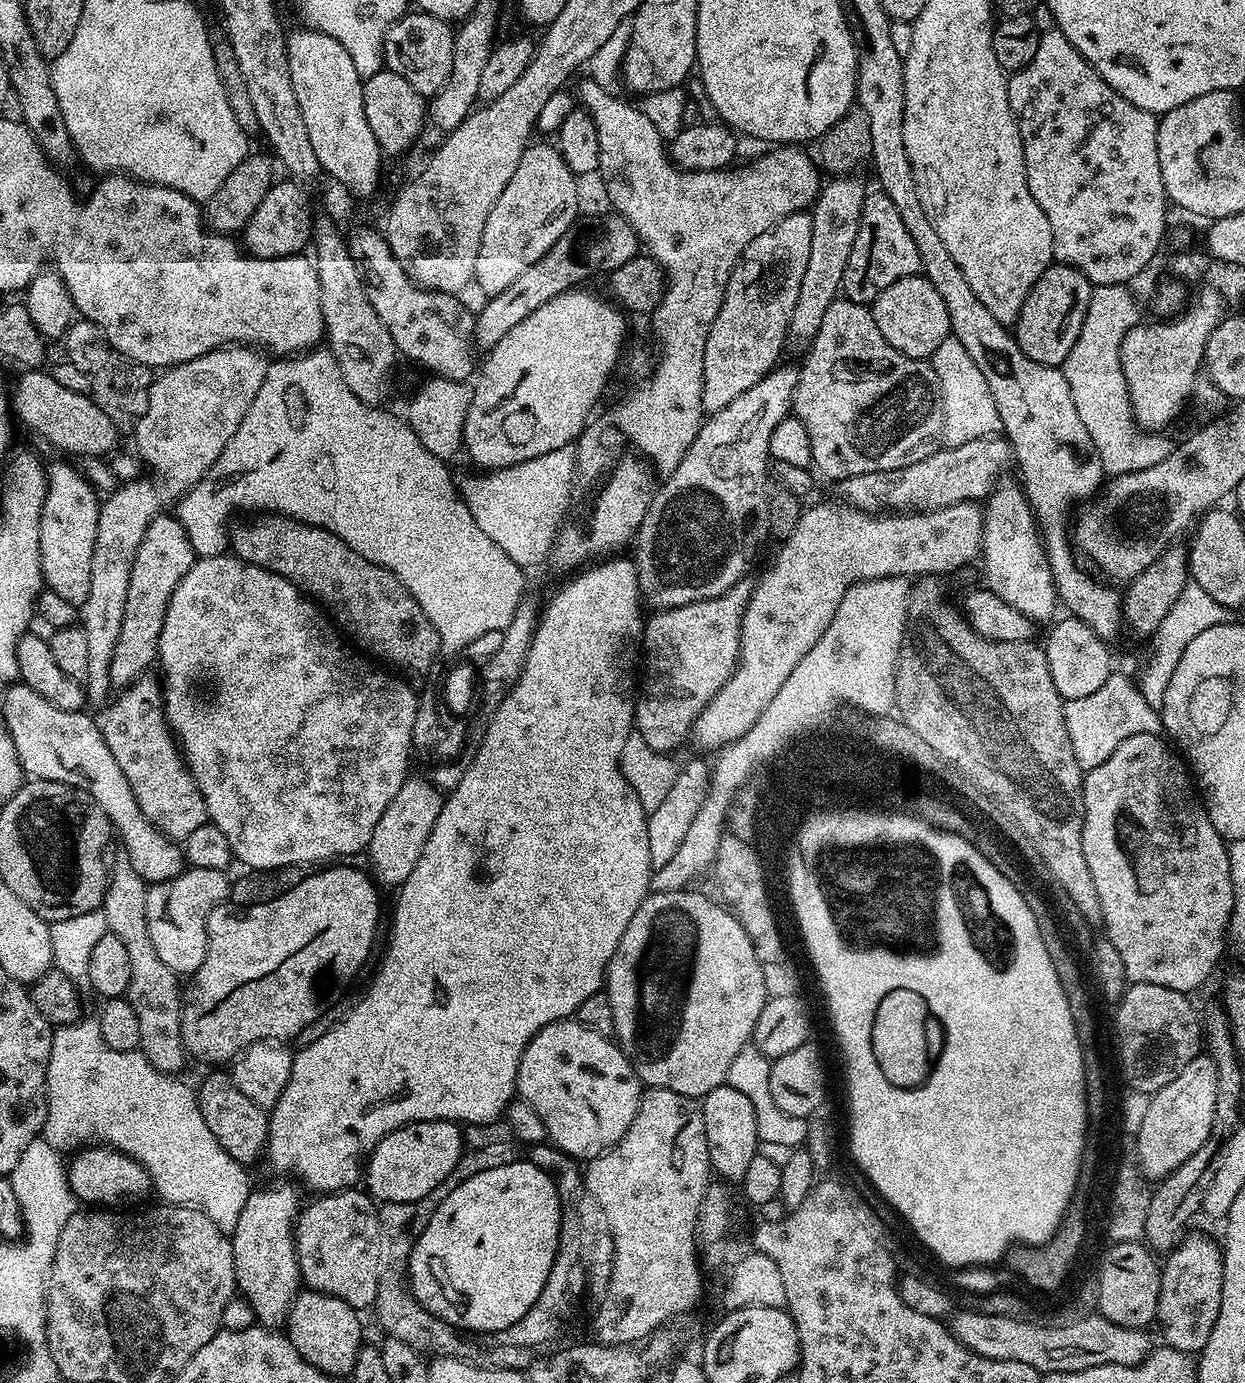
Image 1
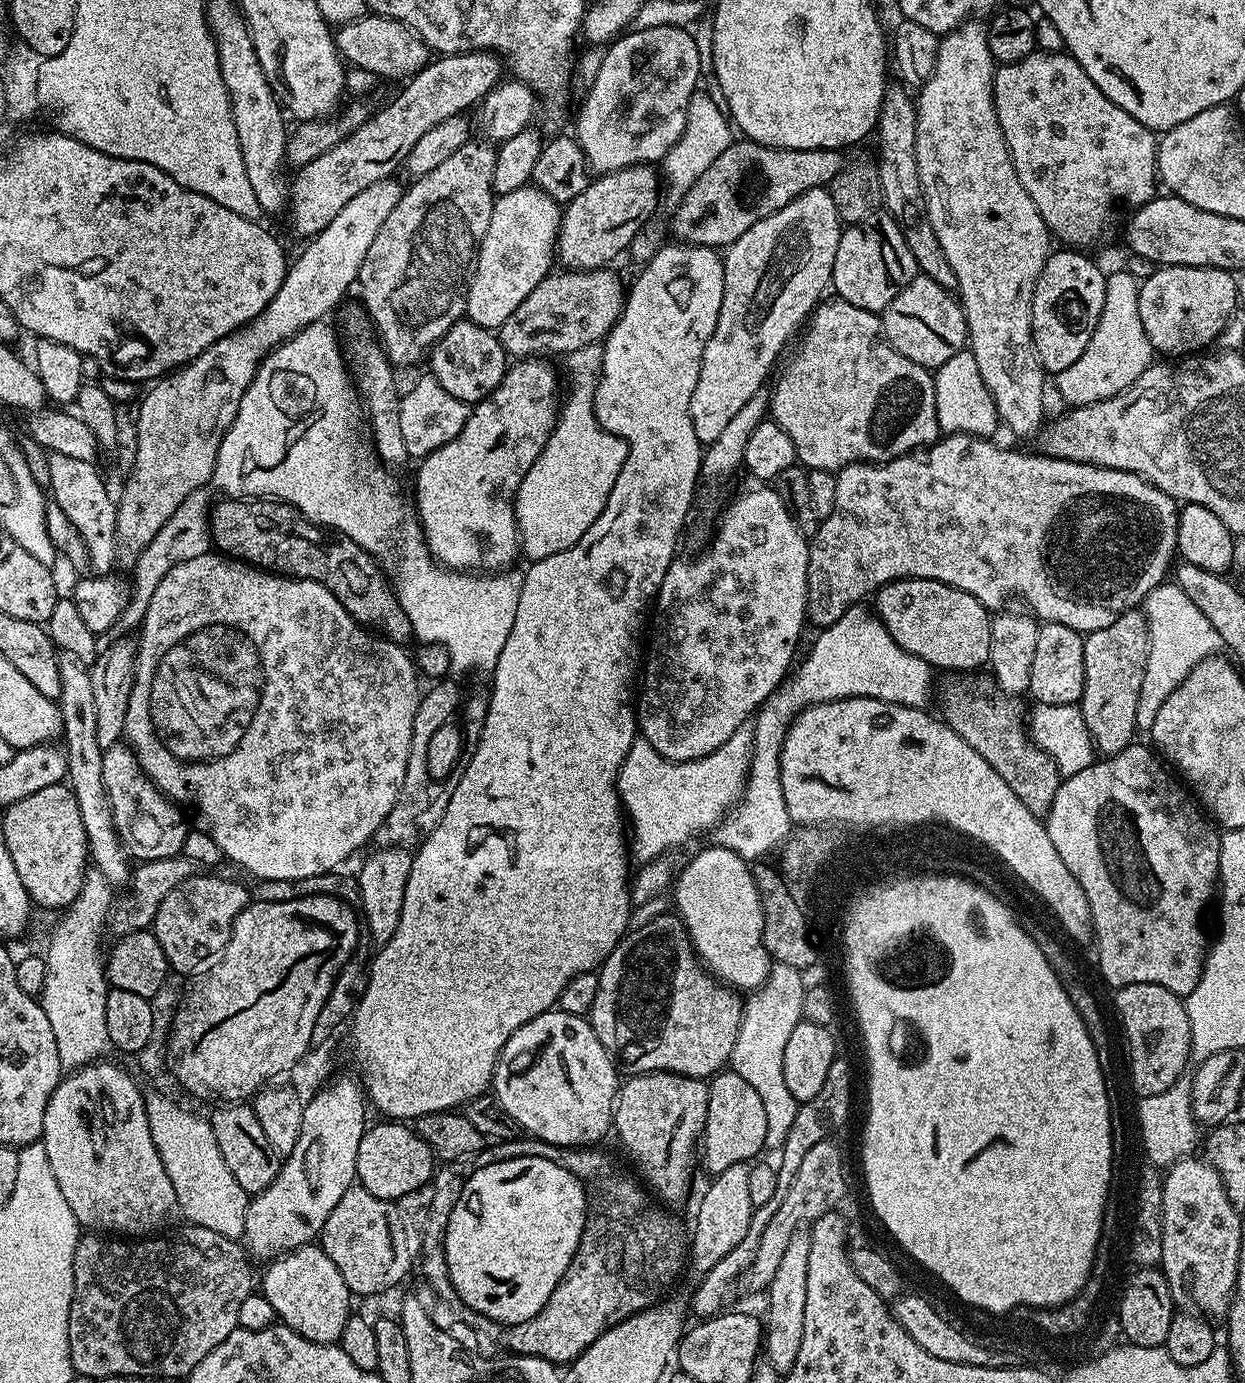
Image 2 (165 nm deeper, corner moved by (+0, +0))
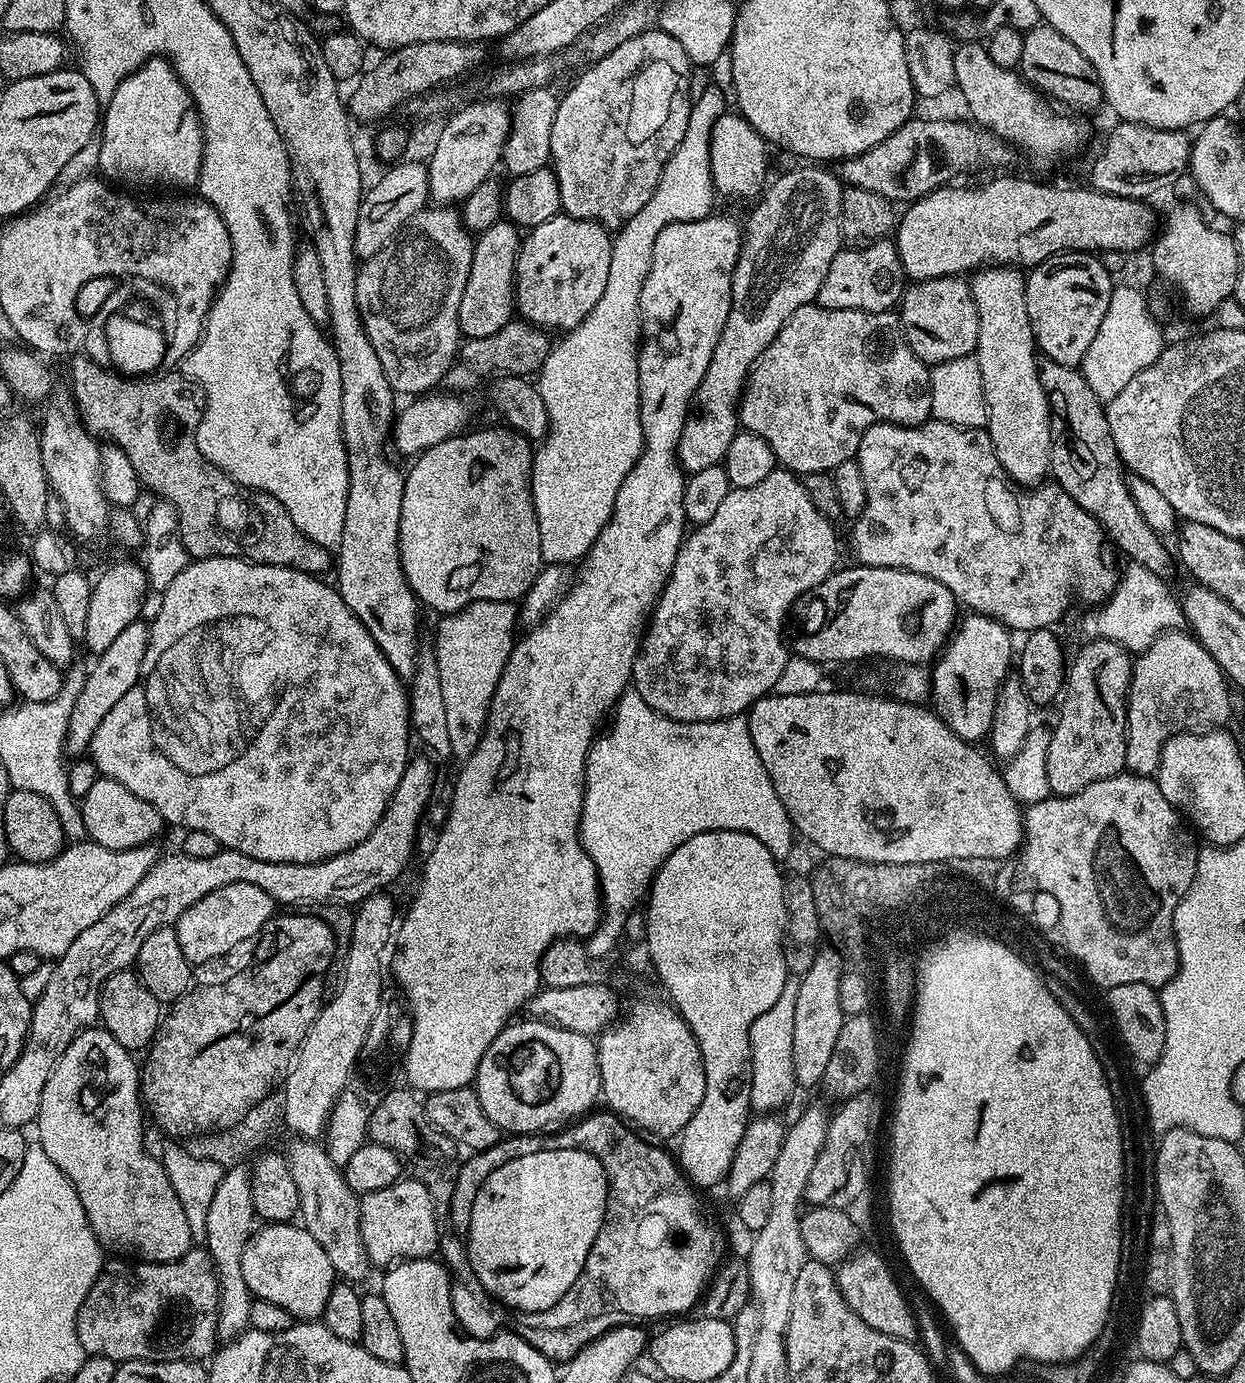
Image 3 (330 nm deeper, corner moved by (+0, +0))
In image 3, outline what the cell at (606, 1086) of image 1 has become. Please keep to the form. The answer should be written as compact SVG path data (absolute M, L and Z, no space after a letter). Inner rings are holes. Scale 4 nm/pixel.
M524 1018L521 1024L516 1023L509 1023L498 1034L498 1038L490 1042L476 1071L474 1087L490 1122L508 1134L543 1133L551 1124L560 1126L583 1117L601 1095L597 1041L540 1018Z

